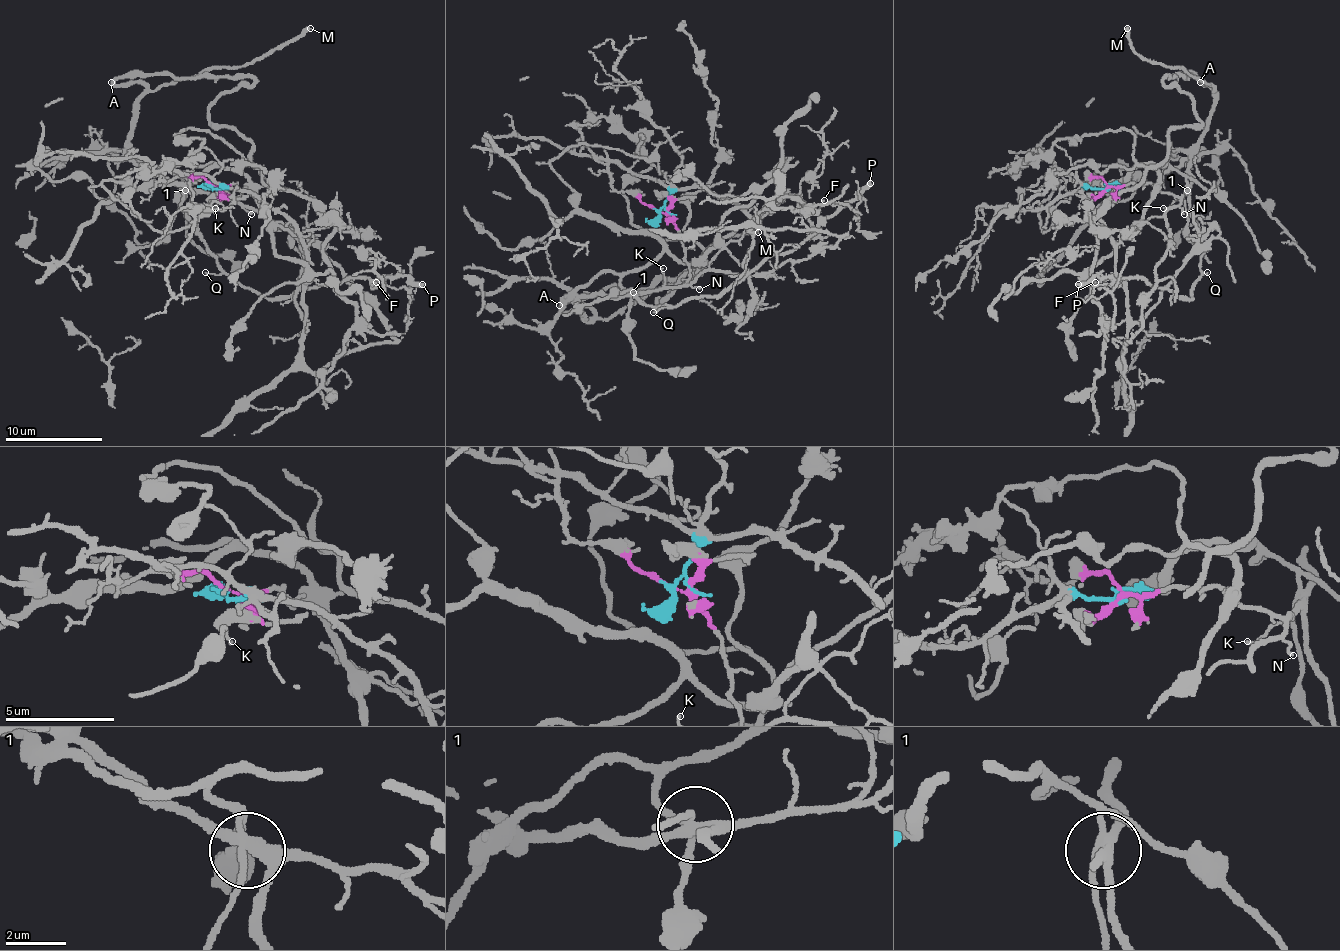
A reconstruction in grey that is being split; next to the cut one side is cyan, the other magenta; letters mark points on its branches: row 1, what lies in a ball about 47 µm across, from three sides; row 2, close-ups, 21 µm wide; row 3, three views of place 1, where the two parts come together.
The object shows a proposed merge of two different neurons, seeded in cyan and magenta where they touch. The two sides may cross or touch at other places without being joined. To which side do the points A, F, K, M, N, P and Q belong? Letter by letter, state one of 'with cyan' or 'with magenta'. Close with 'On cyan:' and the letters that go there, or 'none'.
A: with magenta
F: with magenta
K: with magenta
M: with magenta
N: with magenta
P: with magenta
Q: with magenta
On cyan: none

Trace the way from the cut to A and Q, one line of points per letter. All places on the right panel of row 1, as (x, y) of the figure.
A: (1106, 183), (1145, 183), (1180, 197), (1187, 190), (1189, 156), (1214, 104), (1214, 92), (1197, 78), (1199, 82)
Q: (1106, 183), (1145, 183), (1180, 197), (1184, 192), (1204, 246), (1199, 258), (1202, 275), (1206, 273)

